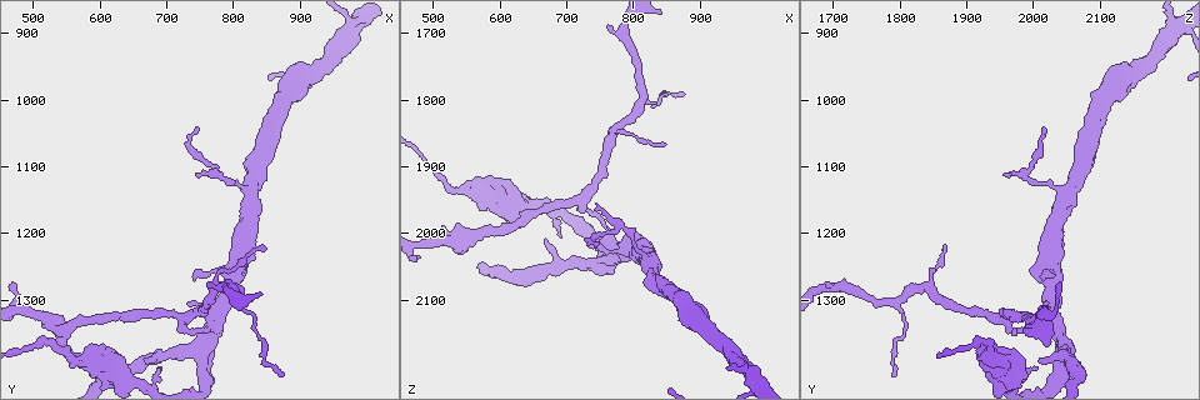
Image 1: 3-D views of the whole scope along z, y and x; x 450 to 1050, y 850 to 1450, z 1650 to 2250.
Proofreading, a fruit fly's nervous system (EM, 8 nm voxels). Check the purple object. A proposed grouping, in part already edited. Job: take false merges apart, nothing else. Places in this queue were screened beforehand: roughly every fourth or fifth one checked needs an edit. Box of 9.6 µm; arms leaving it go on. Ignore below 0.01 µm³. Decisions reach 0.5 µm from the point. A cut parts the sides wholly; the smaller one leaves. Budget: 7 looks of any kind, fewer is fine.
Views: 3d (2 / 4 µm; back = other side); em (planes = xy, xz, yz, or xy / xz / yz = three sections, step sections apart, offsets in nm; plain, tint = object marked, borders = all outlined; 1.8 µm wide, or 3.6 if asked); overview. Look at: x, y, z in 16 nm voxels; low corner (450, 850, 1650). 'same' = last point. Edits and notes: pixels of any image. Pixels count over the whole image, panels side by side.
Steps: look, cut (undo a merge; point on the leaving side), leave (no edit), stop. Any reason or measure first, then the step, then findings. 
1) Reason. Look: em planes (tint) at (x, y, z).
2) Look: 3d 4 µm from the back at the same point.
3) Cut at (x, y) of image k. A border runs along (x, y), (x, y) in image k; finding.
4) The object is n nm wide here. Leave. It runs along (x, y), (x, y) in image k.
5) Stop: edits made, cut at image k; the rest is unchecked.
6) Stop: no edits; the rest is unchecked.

Calibre changes. Look: 3d 2 µm at (550, 1375, 1940).

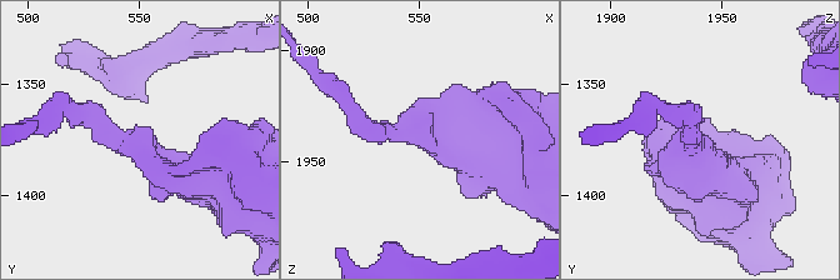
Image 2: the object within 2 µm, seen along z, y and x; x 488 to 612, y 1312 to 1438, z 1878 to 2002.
Shape alone is not enough. Look: em xz step 4 (tint) at (551, 1379, 1937).

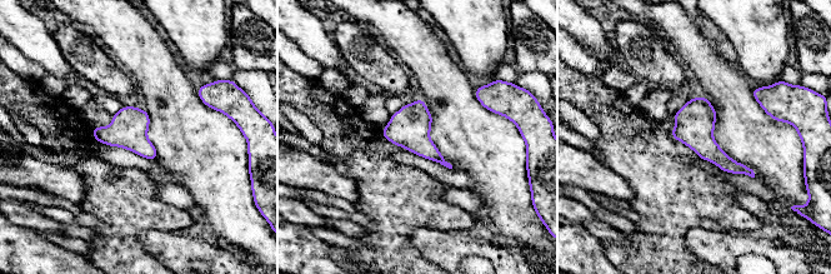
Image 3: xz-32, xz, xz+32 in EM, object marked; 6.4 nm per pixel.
Look: em planes (tint) at the same point.

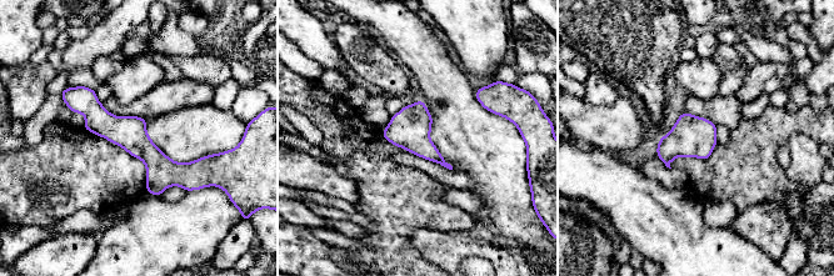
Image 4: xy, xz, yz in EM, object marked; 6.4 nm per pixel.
Leave. It runs along (71, 104), (165, 170), (208, 164) in image 4; continuous, no second neuron.

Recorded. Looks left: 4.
Three-way junction. Look: 3d 4 µm at (725, 1325, 1945).

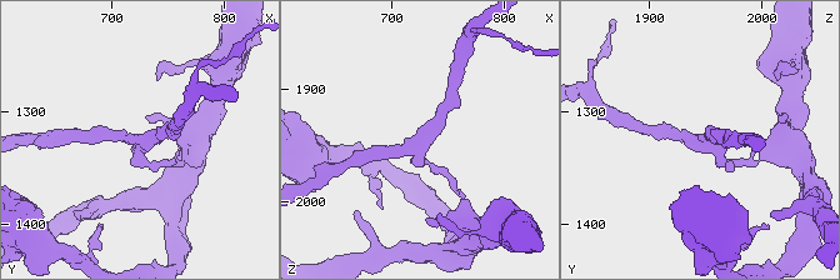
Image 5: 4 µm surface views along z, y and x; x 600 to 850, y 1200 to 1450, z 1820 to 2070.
3 arms meet here; now the EM. Look: em planes (tint) at (728, 1328, 1950).

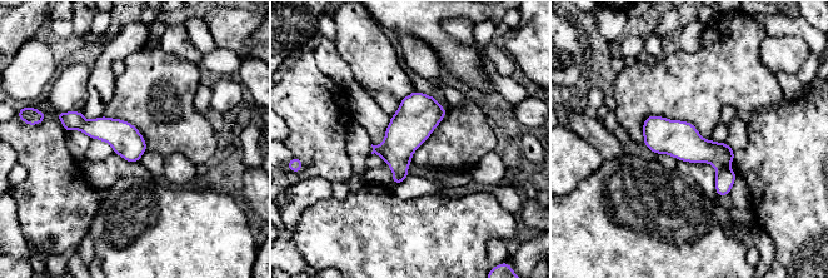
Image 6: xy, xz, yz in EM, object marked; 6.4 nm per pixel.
Cut at (691, 147) of image 6. Two neurons meet here.

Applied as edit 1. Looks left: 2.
Stop: edits made, cut at image 6; the rest is unchecked.

